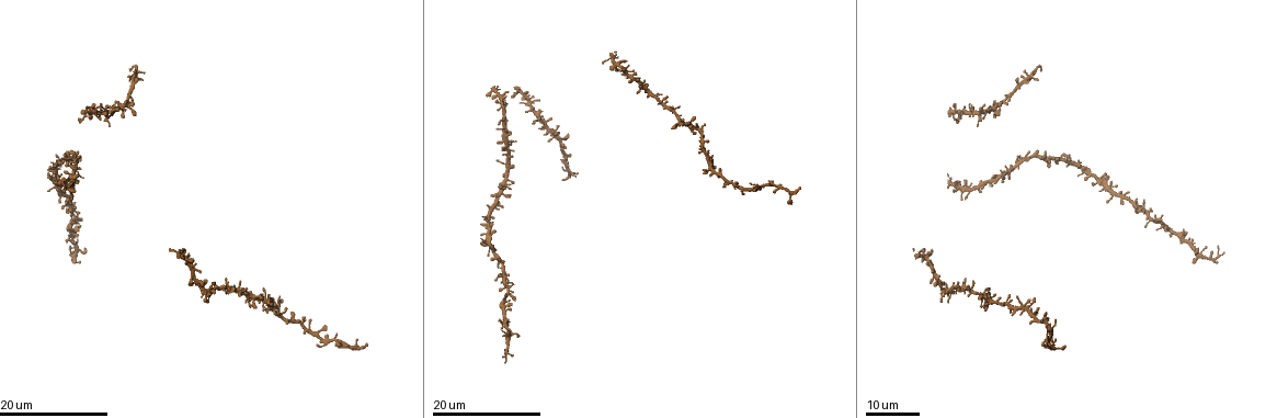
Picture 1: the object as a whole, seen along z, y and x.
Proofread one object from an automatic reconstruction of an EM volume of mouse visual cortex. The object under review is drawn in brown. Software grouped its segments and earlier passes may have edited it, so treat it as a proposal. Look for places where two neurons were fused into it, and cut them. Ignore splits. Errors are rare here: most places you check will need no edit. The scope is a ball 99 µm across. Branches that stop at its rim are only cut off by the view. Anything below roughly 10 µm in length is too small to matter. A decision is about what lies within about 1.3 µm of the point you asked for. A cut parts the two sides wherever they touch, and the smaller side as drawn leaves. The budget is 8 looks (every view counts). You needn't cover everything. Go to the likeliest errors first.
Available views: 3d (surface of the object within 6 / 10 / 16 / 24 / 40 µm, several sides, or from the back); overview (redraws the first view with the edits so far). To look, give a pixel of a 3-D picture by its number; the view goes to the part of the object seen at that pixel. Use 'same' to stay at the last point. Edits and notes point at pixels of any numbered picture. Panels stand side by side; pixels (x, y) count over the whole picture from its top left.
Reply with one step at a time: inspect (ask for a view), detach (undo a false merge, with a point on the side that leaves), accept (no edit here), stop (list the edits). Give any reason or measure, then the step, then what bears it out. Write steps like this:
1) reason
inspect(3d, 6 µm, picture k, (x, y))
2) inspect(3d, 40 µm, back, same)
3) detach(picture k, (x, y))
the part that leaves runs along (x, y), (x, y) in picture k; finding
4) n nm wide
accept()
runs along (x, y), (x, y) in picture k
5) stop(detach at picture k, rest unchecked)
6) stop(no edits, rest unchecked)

a narrow waist
inspect(3d, 16 µm, picture 1, (537, 114))

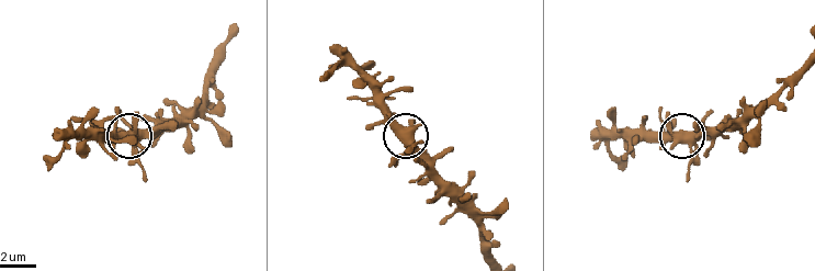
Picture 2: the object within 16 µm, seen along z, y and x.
inspect(3d, 10 µm, picture 2, (398, 134))

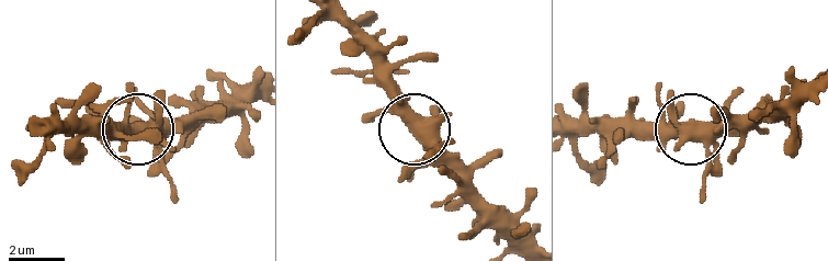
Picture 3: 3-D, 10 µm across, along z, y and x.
400 nm wide
accept()
one neuron here

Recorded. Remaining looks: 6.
four arms meet
inspect(3d, 24 µm, picture 1, (122, 105))

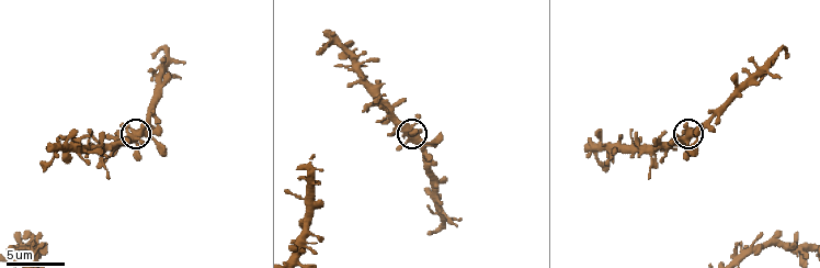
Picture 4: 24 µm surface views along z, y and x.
inspect(3d, 6 µm, picture 4, (412, 139))

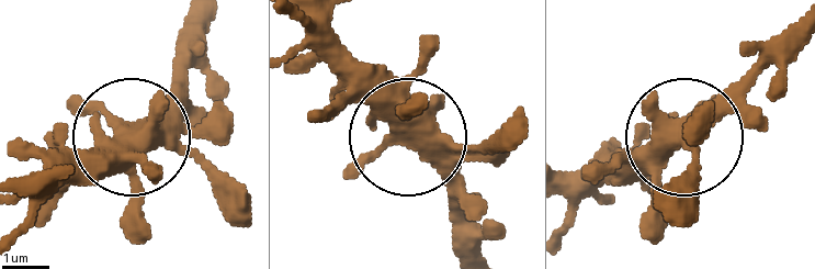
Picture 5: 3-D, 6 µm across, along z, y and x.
4 arms
accept()
continuous, no second neuron

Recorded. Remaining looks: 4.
thin neck
inspect(3d, 16 µm, picture 1, (708, 156))

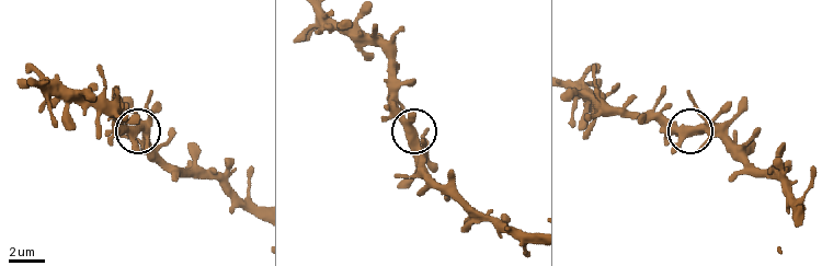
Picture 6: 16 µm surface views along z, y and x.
inspect(3d, 10 µm, picture 6, (699, 132))

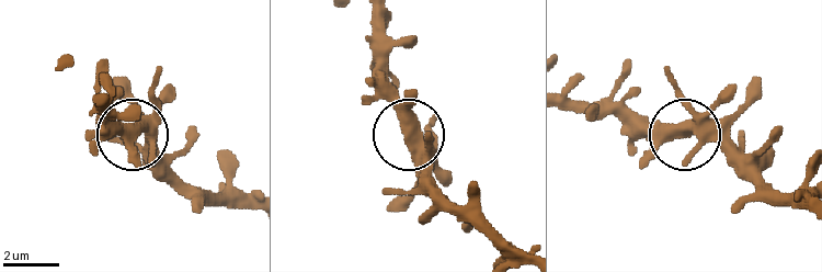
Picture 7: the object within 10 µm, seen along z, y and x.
accept()
all the same neuron

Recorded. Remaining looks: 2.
thick turns thin
inspect(3d, 24 µm, picture 1, (673, 112))

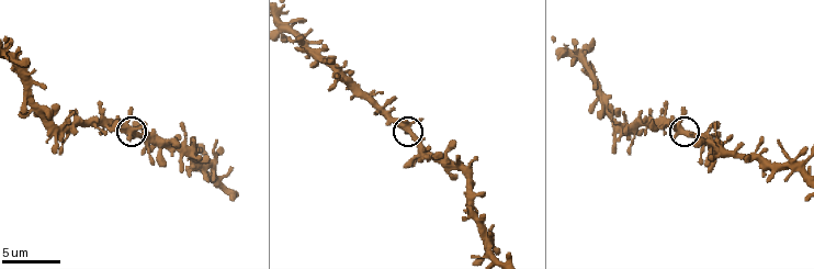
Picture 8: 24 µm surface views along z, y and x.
inspect(3d, 10 µm, picture 8, (130, 128))

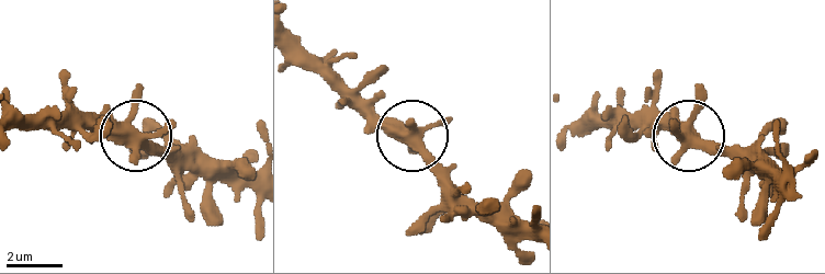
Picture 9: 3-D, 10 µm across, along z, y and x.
400 nm wide
accept()
one neuron here

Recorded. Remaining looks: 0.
stop(no edits, rest unchecked)

